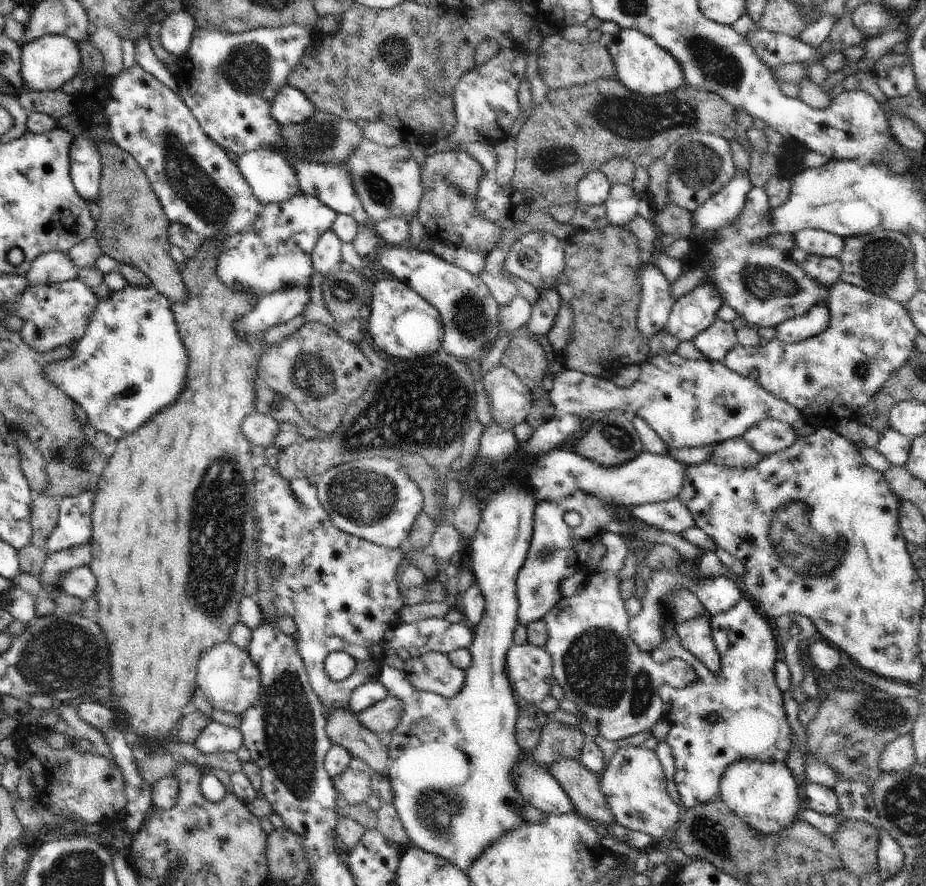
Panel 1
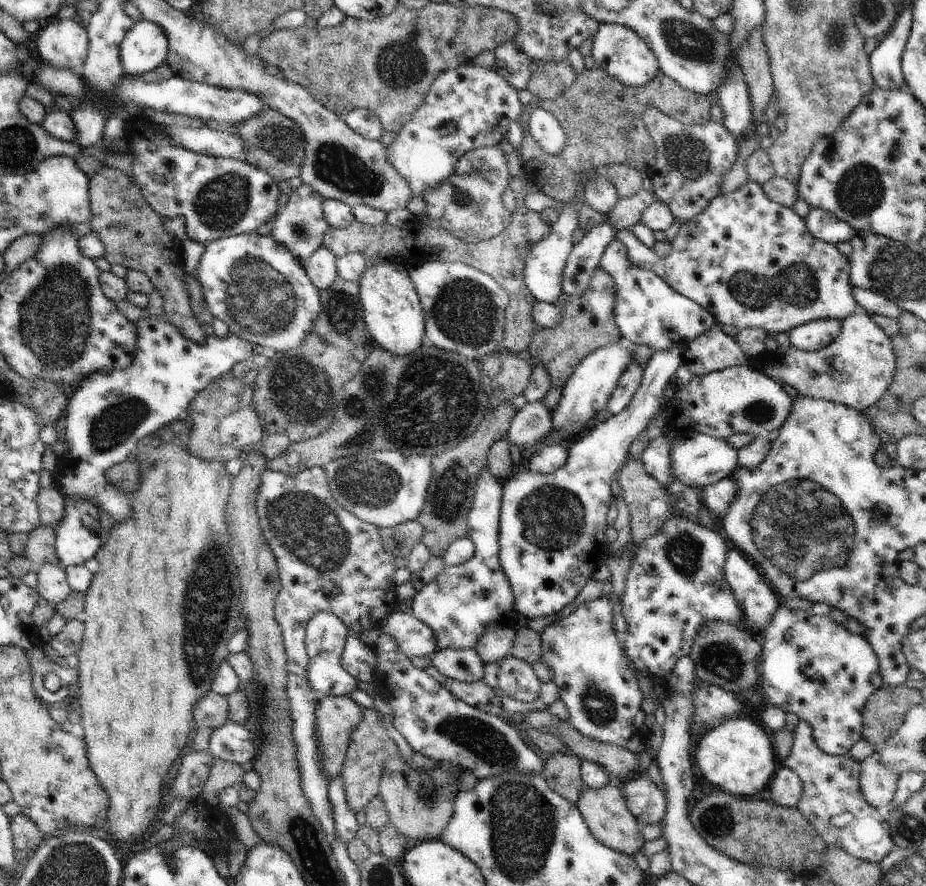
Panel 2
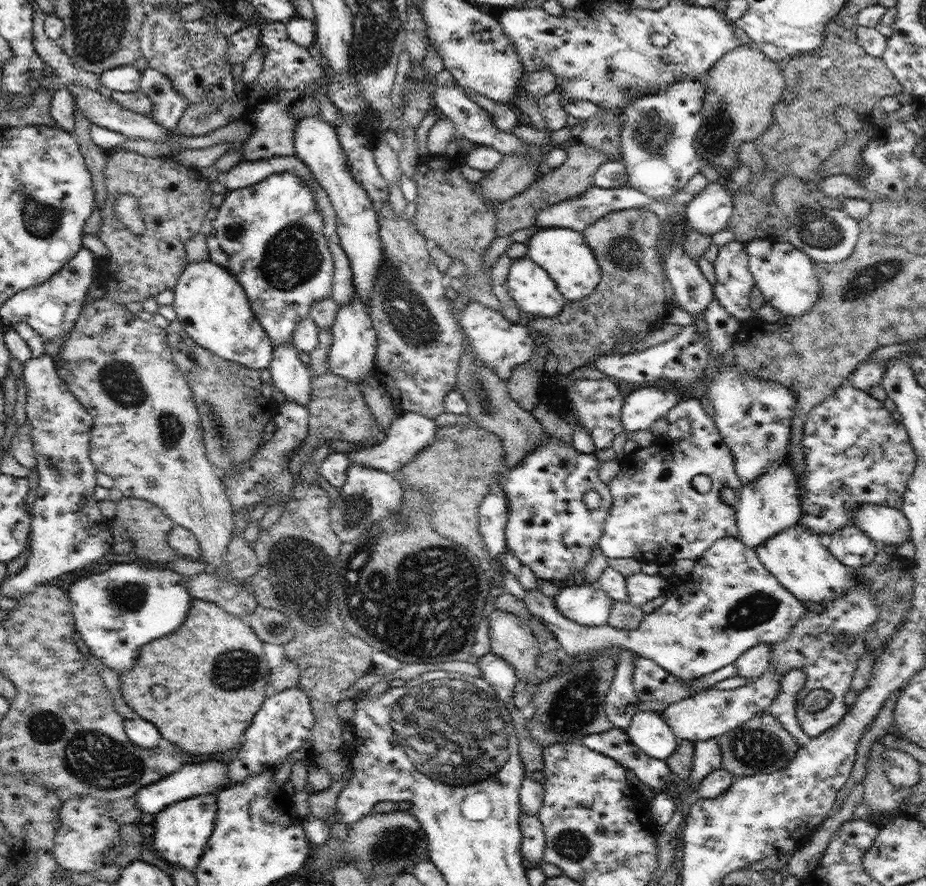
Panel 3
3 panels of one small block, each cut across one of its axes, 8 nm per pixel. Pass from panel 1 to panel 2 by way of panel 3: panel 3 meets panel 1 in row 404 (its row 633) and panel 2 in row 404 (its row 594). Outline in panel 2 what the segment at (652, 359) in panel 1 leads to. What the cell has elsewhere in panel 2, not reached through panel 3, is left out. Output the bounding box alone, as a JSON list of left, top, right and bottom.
[507,362,793,451]

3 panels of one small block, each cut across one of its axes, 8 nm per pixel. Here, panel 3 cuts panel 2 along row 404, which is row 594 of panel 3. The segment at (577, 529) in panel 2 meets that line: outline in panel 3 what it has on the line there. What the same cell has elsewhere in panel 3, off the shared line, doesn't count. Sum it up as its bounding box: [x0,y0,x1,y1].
[626,572,669,607]

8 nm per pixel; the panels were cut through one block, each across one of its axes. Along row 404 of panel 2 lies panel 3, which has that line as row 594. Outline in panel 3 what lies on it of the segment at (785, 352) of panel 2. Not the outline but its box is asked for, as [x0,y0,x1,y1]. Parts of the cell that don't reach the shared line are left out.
[661,573,879,741]

